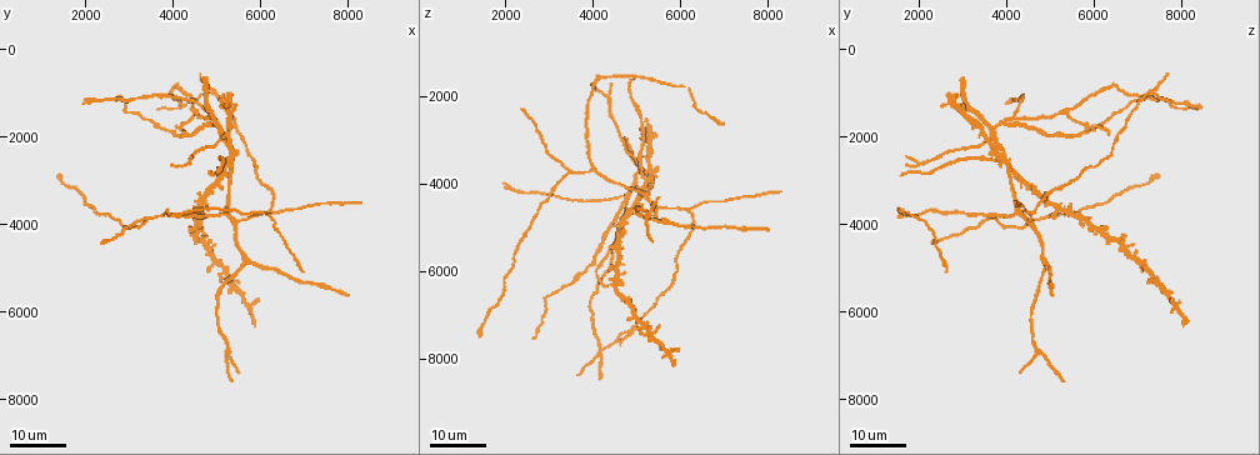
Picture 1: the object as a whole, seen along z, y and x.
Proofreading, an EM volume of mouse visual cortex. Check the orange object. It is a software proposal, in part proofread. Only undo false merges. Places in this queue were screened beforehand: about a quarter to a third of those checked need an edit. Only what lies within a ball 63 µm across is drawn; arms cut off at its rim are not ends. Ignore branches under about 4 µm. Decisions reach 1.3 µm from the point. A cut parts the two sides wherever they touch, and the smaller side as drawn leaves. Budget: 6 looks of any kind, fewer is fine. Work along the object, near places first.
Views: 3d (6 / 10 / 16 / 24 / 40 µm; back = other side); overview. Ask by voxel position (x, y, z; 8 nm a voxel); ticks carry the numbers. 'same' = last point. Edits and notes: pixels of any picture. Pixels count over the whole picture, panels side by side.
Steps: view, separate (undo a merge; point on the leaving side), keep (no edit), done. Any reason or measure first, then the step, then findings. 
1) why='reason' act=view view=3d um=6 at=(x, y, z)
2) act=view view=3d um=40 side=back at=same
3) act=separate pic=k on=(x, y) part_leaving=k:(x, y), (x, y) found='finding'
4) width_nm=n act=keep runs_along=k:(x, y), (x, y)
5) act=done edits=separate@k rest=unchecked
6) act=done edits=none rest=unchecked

act=view view=3d um=24 at=(5150, 2500, 3900)

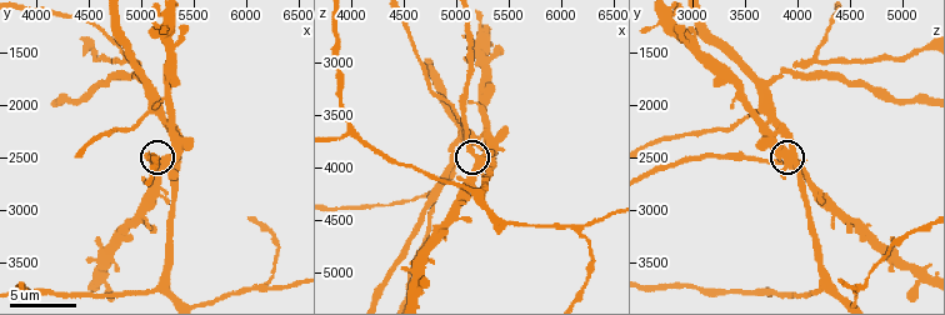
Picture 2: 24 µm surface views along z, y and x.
why='closer look' act=view view=3d um=6 at=(5180, 2540, 3960)

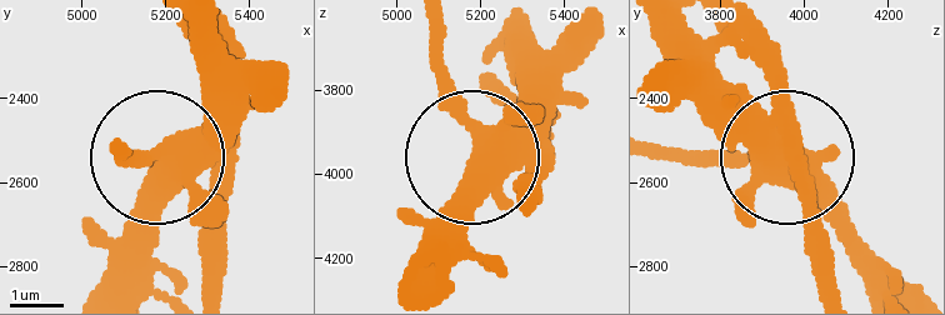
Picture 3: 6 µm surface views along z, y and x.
side_arm_um=52 arms=5 act=separate pic=3 on=(439, 28) found='two neurons meet here'

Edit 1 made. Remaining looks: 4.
why='two arms in line, one across' act=view view=3d um=16 at=(3960, 3760, 3620)

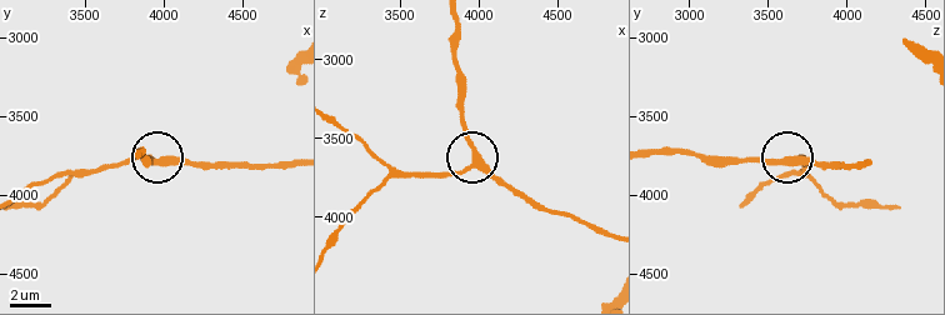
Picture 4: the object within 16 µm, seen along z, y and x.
act=keep runs_along=4:(605, 234), (530, 205), (474, 161), (435, 179) found='one neuron here'

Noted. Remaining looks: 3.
why='looks like a crossing' act=view view=3d um=16 at=(4940, 1680, 4000)

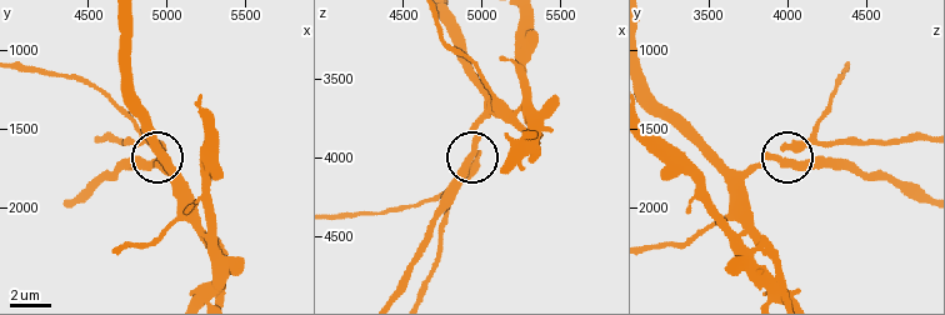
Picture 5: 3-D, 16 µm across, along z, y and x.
act=view view=3d um=6 at=(4960, 1700, 3980)

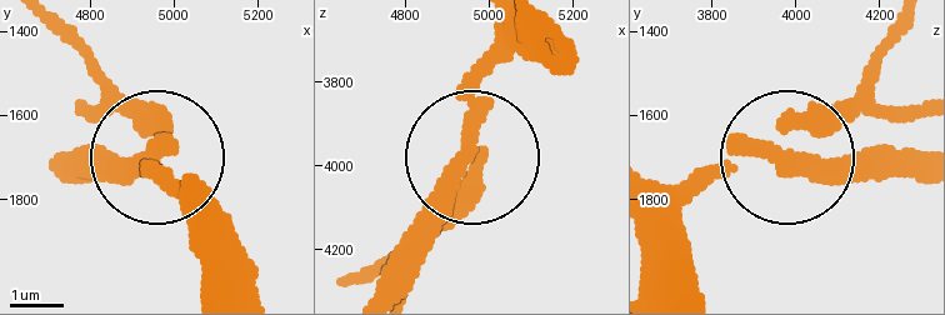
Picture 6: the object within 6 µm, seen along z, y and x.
arms=4 act=separate pic=6 on=(109, 161) found='a second neuron is stuck on'

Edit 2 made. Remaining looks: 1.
act=done edits=separate@3,separate@6 rest=unchecked

